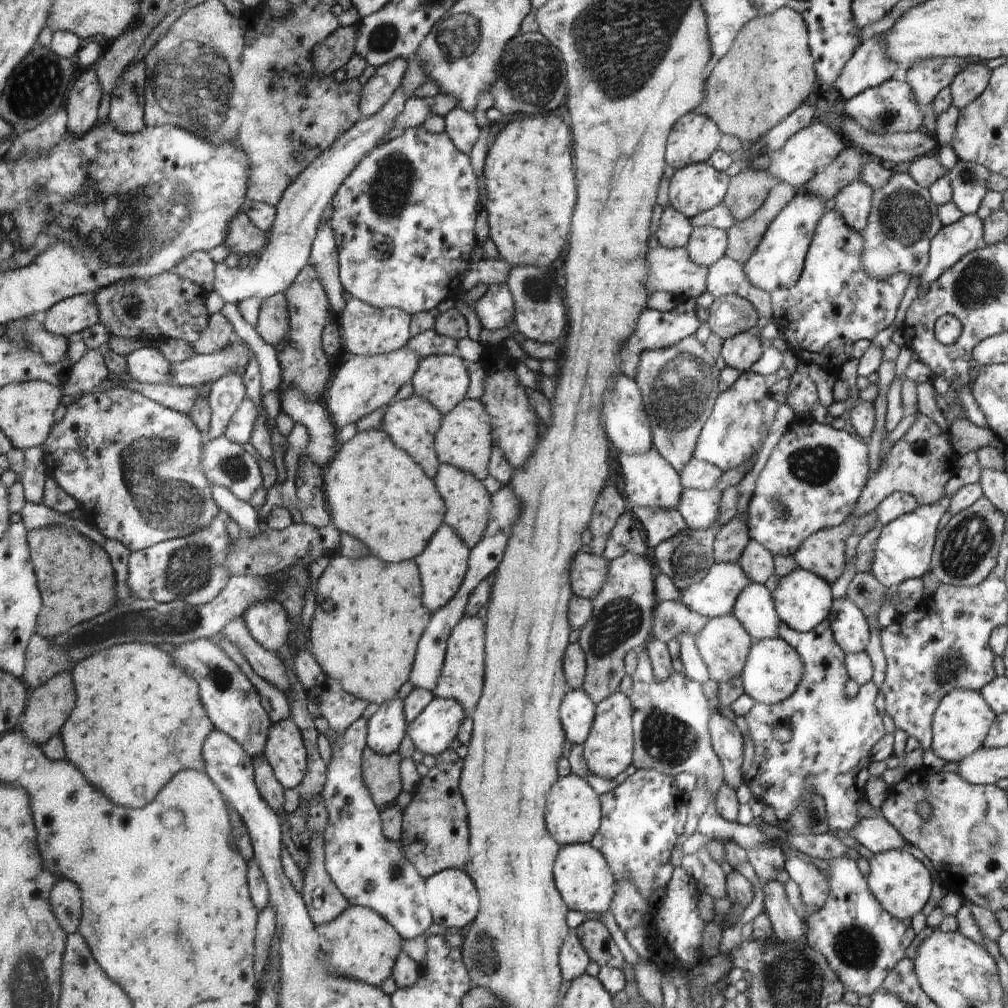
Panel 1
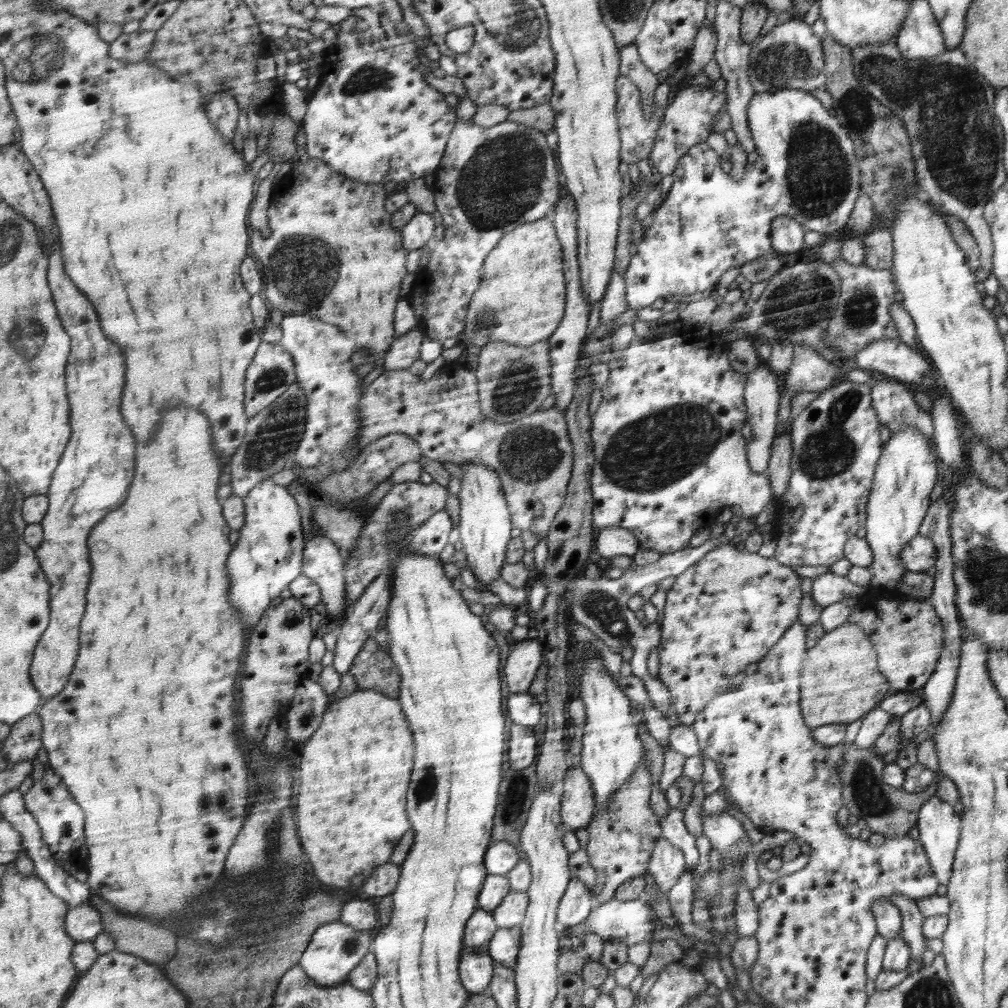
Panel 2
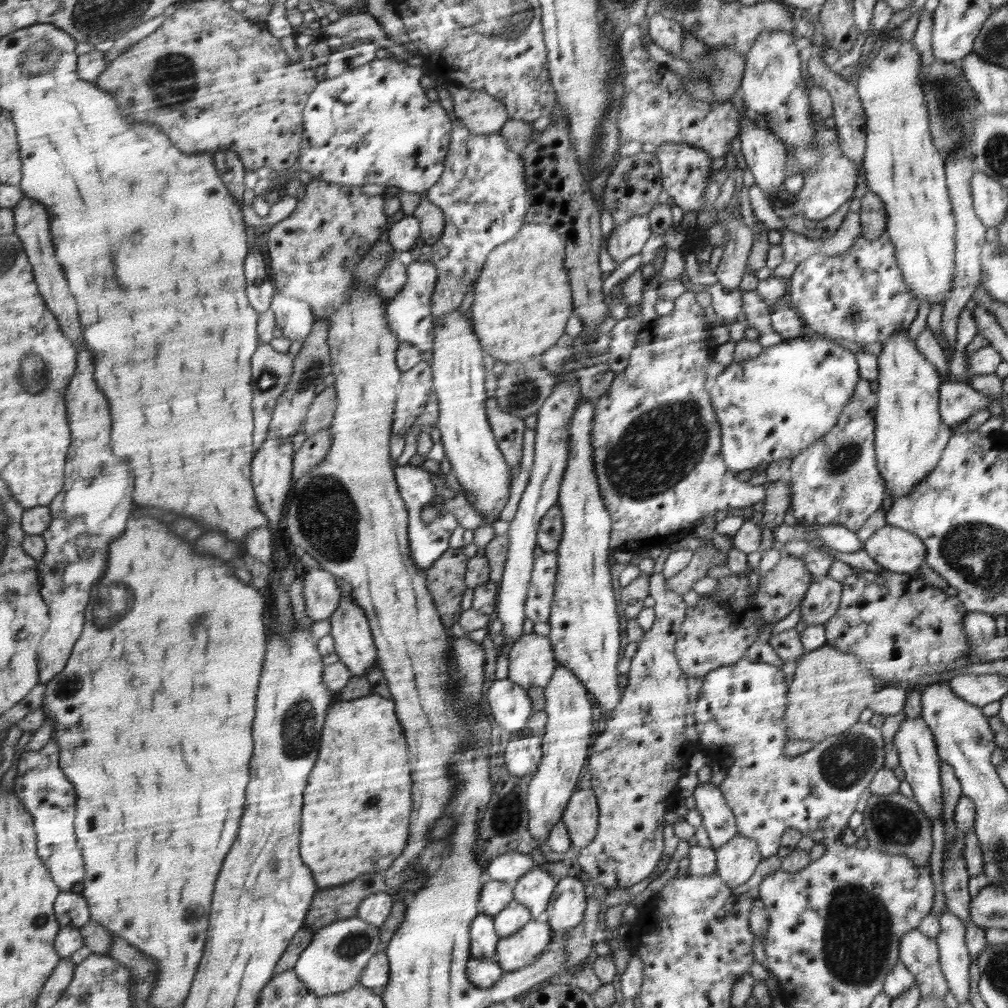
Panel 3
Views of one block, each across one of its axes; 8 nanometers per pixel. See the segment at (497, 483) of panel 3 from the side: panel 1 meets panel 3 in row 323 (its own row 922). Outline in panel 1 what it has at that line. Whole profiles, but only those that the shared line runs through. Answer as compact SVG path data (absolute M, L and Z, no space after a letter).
M446 869L430 876L425 880L425 893L435 929L462 929L480 914L480 893L465 870Z

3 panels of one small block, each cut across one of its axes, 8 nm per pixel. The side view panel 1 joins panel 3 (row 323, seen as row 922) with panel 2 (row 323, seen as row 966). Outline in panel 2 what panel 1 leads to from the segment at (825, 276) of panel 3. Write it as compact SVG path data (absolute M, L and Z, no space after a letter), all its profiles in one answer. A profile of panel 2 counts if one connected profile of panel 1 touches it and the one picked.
M837 259L829 264L841 276L841 299L837 314L826 329L823 341L840 350L845 356L853 354L880 339L900 340L900 331L896 327L890 306L896 298L896 285L892 282L892 269L874 269L865 263L850 264Z

